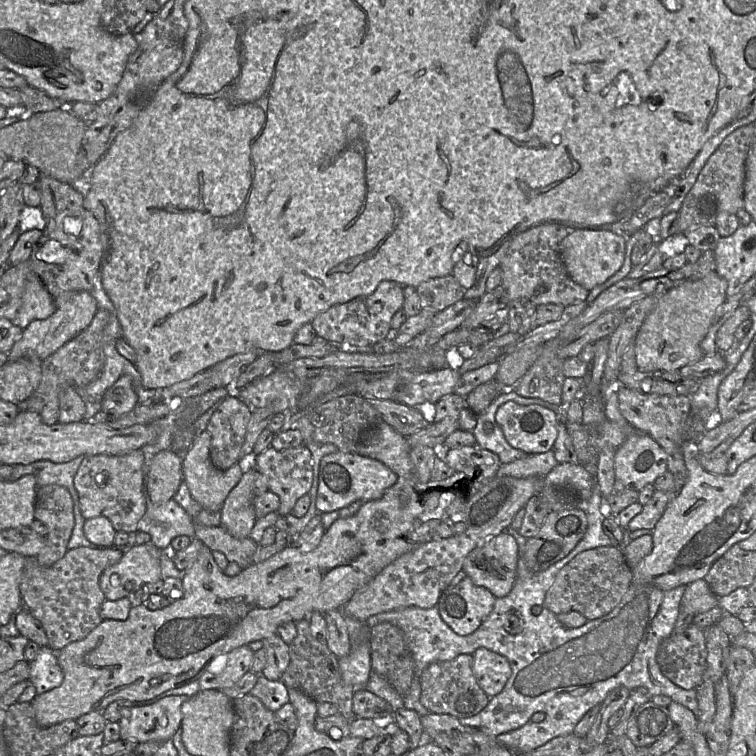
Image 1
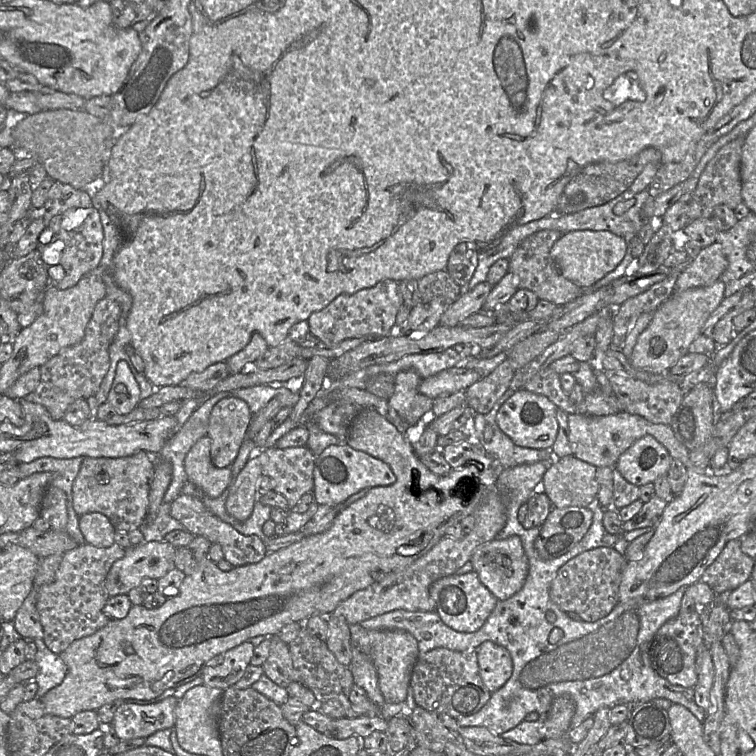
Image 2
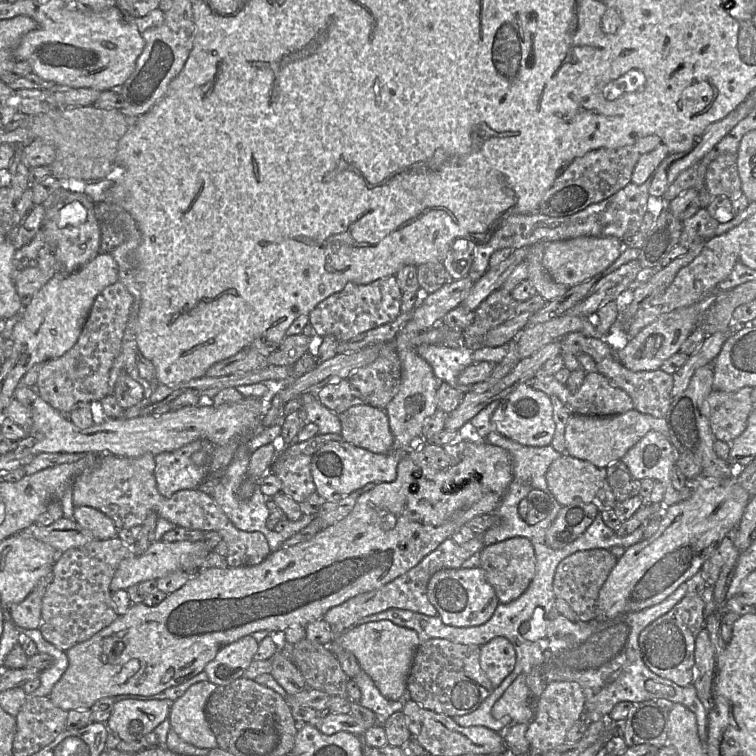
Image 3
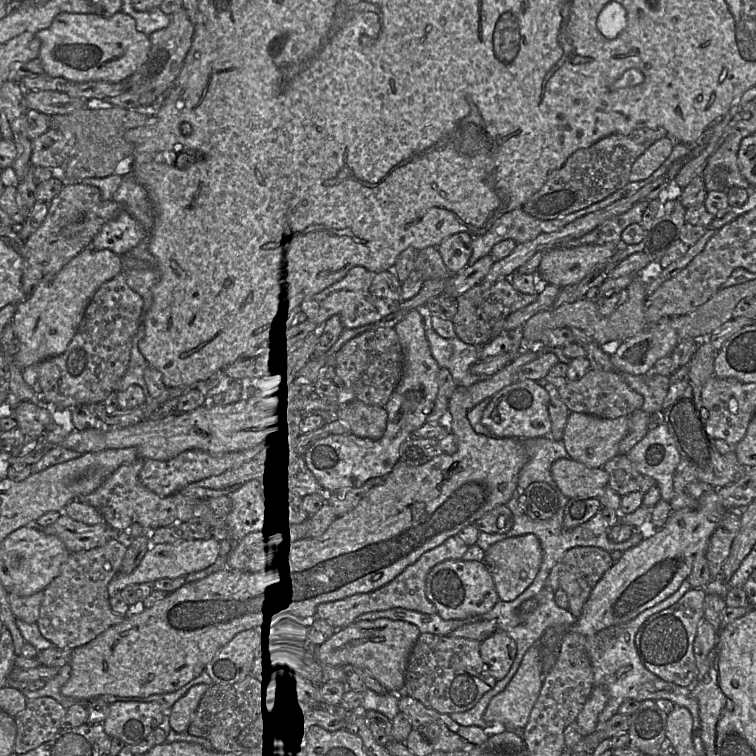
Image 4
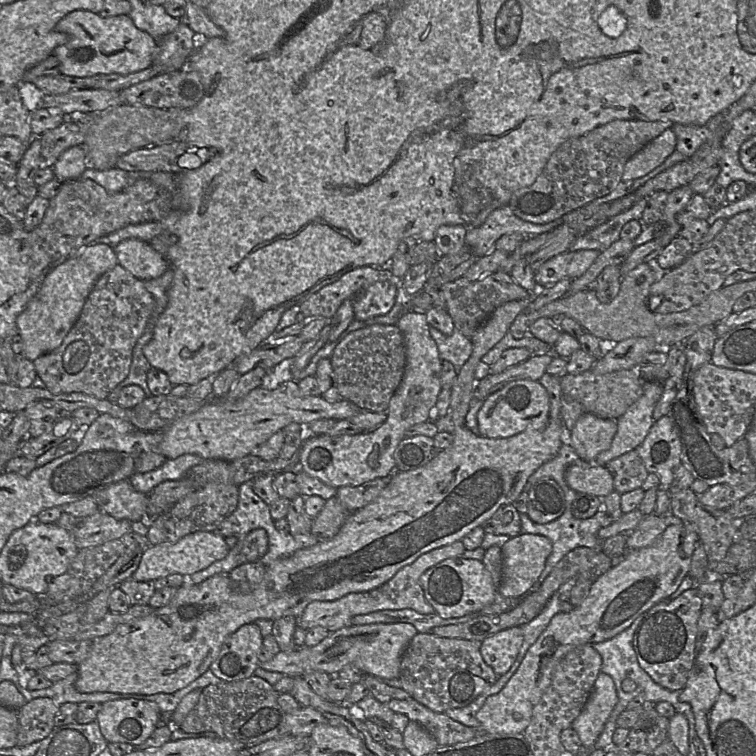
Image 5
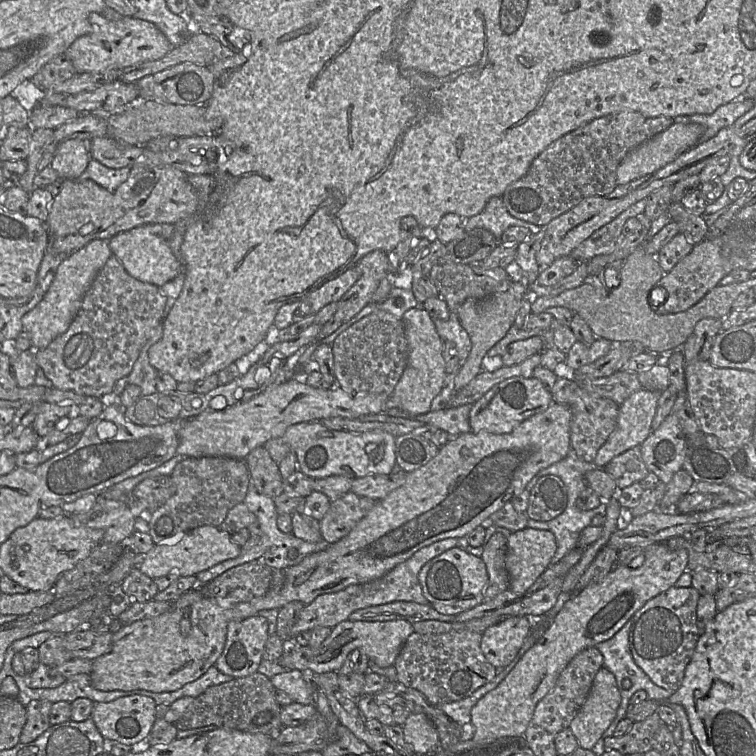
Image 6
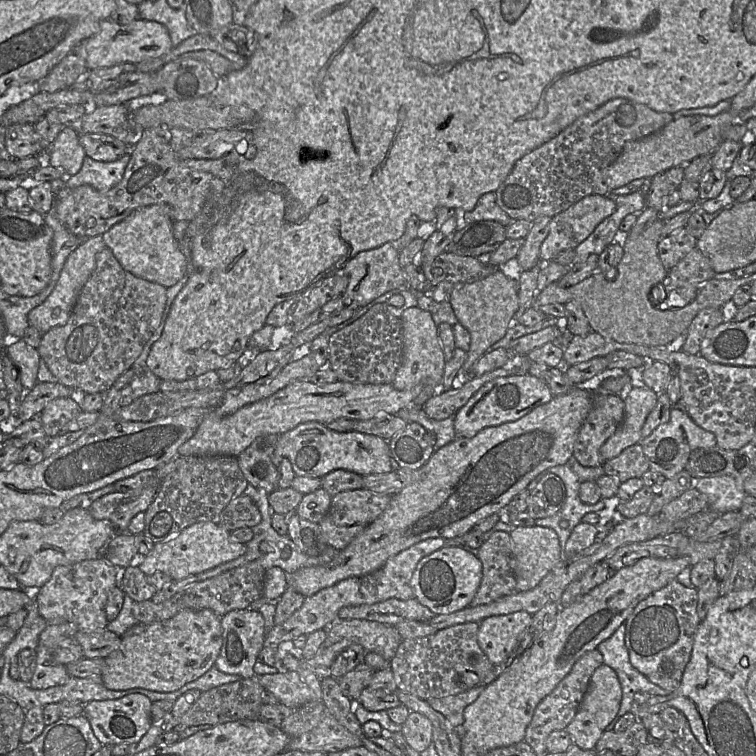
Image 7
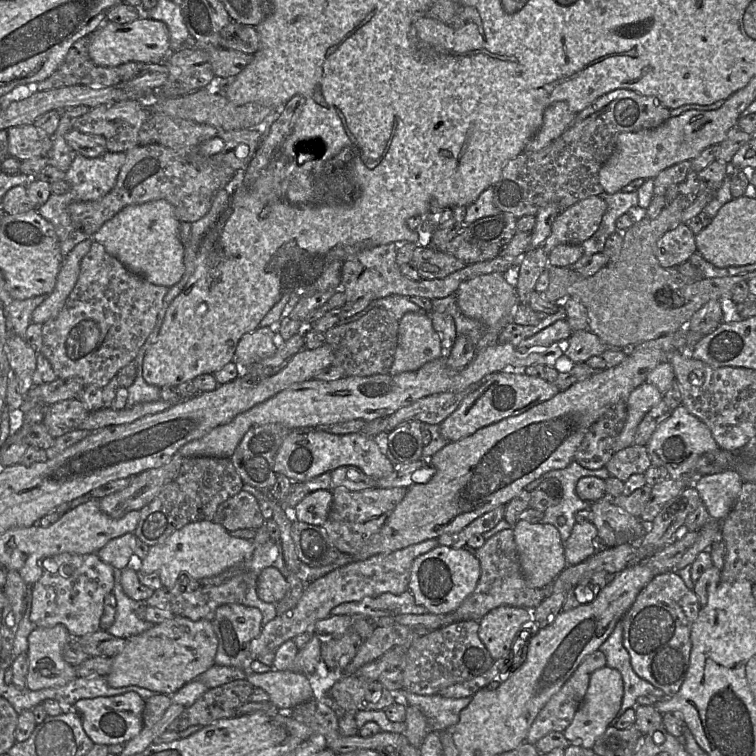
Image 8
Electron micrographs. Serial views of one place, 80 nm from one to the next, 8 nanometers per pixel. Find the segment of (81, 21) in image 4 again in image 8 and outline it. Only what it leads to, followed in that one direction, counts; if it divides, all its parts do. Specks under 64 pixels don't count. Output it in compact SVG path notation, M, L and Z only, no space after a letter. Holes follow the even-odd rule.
M140 17L125 24L105 21L90 35L88 51L96 66L113 67L129 62L142 64L164 62L171 54L169 30L163 21L148 17Z

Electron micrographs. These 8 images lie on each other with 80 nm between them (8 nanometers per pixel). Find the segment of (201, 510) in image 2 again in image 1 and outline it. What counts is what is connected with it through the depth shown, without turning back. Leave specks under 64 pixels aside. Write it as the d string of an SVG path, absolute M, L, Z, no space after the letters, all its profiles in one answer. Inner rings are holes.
M194 523L194 532L195 537L201 540L205 546L212 551L215 550L222 552L229 562L237 563L242 569L245 569L249 565L253 564L253 555L259 544L250 537L236 538L222 526L205 526L196 523Z

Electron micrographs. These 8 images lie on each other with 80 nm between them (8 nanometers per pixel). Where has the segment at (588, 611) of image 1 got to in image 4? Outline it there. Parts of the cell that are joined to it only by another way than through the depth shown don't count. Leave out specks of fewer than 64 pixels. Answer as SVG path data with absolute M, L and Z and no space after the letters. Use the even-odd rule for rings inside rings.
M594 546L569 549L553 566L547 579L555 592L562 589L569 600L569 611L578 618L591 591L614 564L609 552Z

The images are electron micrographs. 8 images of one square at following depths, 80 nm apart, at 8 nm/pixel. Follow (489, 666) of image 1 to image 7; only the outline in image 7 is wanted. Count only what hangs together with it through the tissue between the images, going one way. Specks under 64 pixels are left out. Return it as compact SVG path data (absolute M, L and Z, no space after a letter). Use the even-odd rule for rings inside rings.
M526 611L490 616L480 622L478 642L493 665L507 661L515 654L533 616Z

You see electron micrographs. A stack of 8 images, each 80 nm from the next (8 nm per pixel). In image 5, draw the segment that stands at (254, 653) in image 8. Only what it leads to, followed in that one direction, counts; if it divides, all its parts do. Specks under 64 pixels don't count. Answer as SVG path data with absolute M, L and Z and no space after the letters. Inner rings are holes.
M462 540L435 548L419 556L414 562L401 568L391 579L381 586L366 592L354 592L333 601L313 601L298 617L298 626L306 630L315 626L326 628L330 633L352 625L353 617L380 610L412 609L422 614L435 612L432 605L425 599L420 583L421 575L429 568L443 560L462 556L466 550Z

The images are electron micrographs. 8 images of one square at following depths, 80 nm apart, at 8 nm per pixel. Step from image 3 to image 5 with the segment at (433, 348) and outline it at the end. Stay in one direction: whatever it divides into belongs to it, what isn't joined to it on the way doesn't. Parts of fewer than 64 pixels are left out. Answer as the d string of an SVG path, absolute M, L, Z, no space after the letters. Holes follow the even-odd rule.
M430 326L429 331L437 344L441 360L451 362L458 373L473 351L471 340L456 328L449 336L432 326Z

